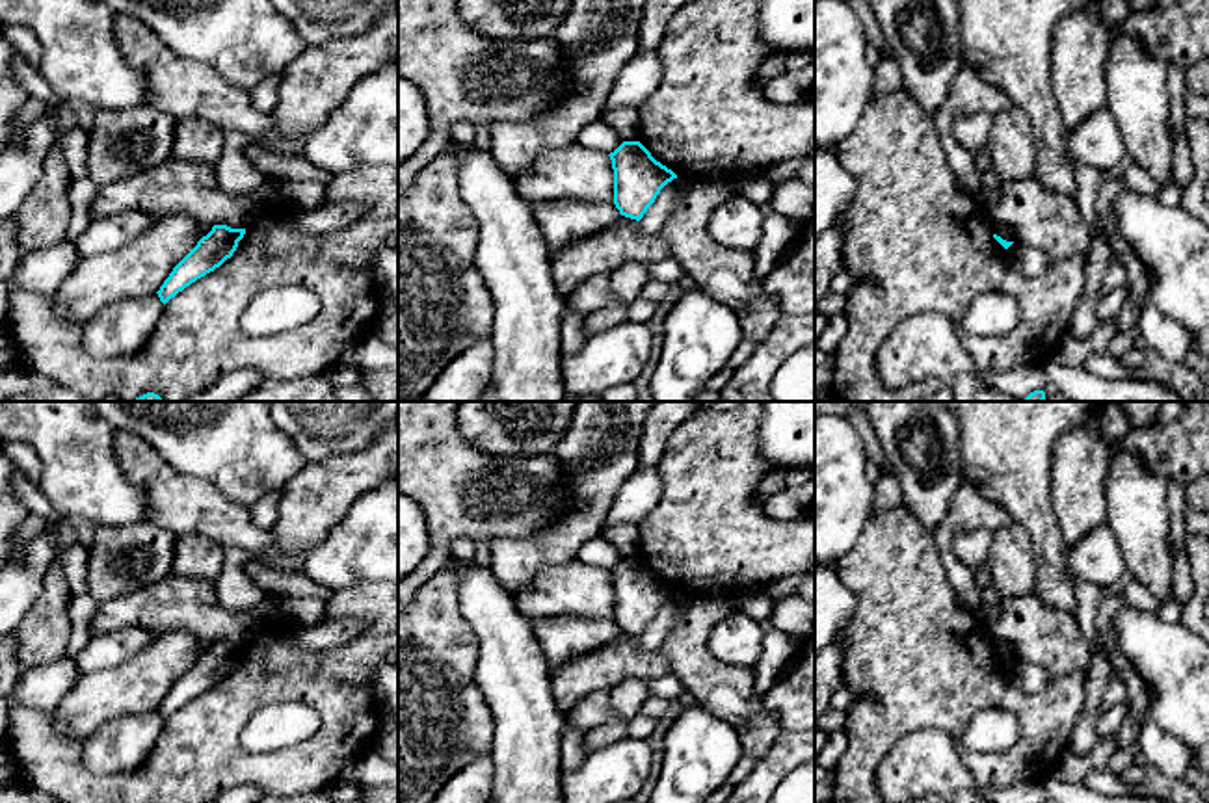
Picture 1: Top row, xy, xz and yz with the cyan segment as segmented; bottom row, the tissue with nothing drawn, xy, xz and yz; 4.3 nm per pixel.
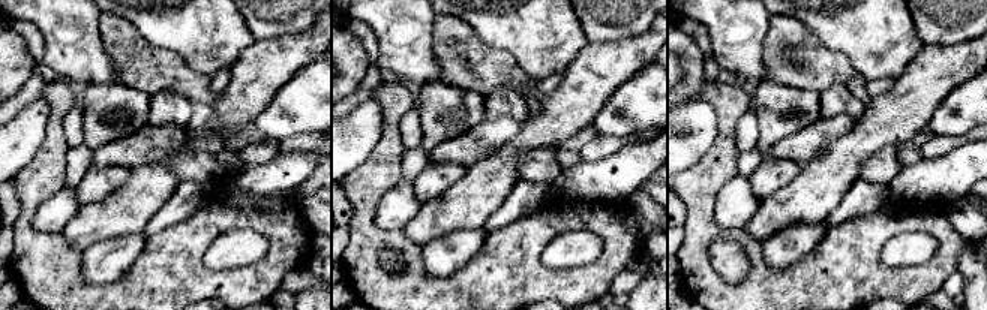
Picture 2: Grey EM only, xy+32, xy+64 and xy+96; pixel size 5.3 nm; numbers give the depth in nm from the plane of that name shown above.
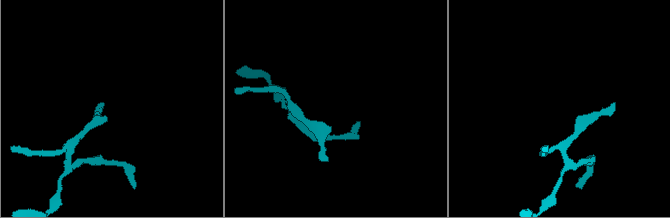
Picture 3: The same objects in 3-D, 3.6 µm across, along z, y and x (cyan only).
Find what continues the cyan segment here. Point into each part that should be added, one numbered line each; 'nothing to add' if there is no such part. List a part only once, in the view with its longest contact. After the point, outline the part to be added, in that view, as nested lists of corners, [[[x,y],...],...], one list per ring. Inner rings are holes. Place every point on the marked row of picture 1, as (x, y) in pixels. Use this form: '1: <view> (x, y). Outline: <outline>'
nothing to add

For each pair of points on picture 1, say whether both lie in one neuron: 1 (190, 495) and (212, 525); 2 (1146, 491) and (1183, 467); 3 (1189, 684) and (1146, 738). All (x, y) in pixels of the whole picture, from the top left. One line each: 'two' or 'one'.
1: one
2: two
3: two

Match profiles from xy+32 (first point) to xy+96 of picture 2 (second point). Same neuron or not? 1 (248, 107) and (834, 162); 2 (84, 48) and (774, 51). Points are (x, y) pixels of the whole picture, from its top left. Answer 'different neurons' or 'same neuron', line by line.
1: same neuron
2: different neurons

